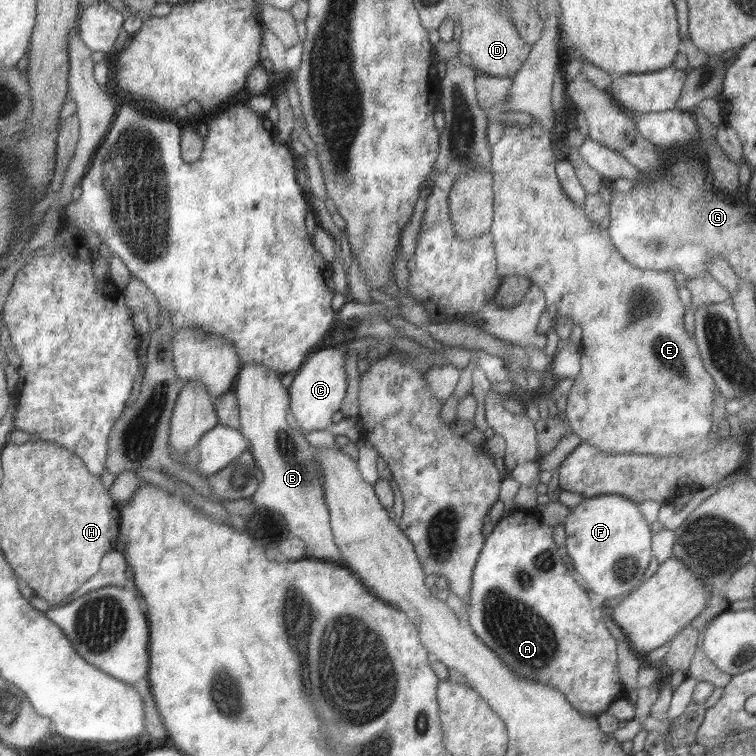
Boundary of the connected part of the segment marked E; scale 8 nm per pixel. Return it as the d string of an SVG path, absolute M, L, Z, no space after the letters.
M504 124L504 135L499 139L492 150L492 174L494 174L495 189L495 220L491 226L491 233L495 239L495 254L500 268L499 274L502 276L510 276L518 274L518 276L526 276L532 283L542 287L544 295L546 295L545 309L552 317L552 328L554 330L558 319L563 316L569 316L574 326L582 327L582 339L580 346L582 347L581 372L579 376L573 380L570 393L568 395L568 407L566 408L566 416L571 426L570 432L576 433L584 442L594 445L596 449L604 451L608 454L650 454L656 456L674 455L684 450L691 449L708 436L712 426L713 418L713 399L717 386L712 376L705 370L699 347L695 342L693 335L688 335L684 329L684 315L686 314L685 306L680 300L678 294L678 284L674 280L672 272L659 270L642 270L636 268L629 263L622 253L616 248L612 242L610 232L608 230L600 230L599 226L586 216L584 206L576 206L574 200L568 198L568 194L564 192L559 178L557 177L554 148L552 148L552 134L544 131L539 125L507 125Z

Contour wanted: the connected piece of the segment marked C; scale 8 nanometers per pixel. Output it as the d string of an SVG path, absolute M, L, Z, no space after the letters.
M328 348L318 352L312 360L298 372L292 387L292 409L296 422L308 432L330 430L334 426L334 416L342 410L344 398L348 396L348 372L346 372L346 352L338 348Z

